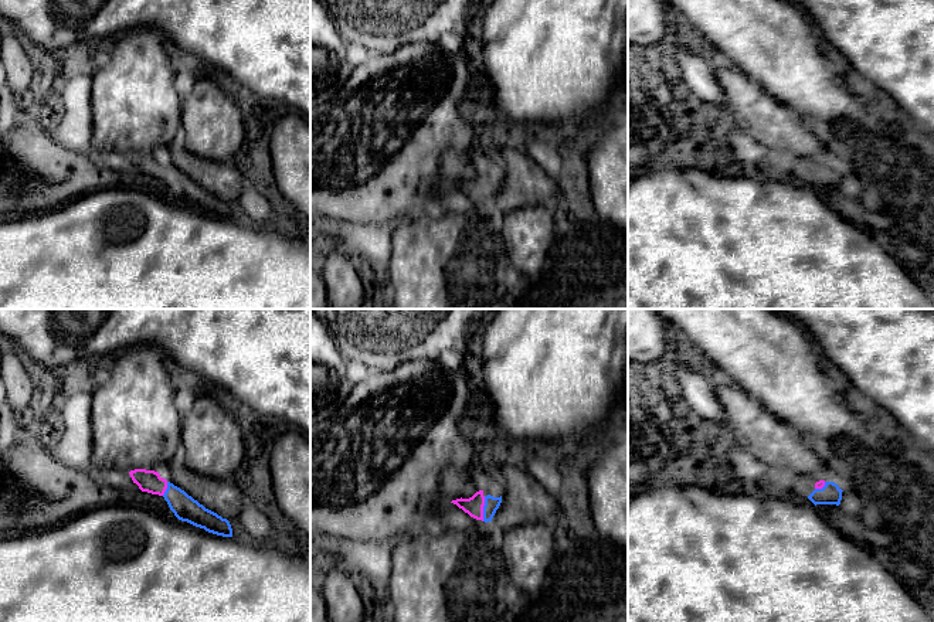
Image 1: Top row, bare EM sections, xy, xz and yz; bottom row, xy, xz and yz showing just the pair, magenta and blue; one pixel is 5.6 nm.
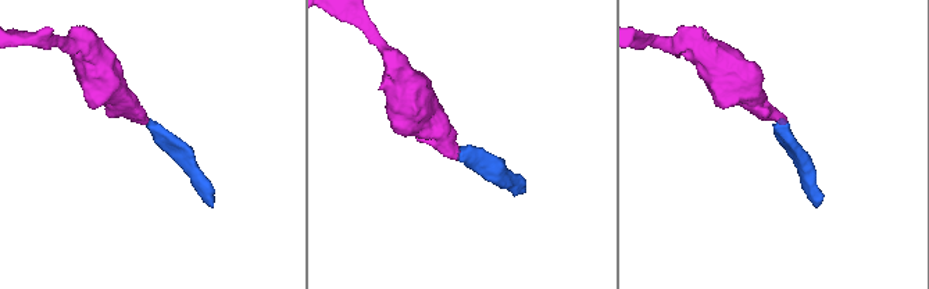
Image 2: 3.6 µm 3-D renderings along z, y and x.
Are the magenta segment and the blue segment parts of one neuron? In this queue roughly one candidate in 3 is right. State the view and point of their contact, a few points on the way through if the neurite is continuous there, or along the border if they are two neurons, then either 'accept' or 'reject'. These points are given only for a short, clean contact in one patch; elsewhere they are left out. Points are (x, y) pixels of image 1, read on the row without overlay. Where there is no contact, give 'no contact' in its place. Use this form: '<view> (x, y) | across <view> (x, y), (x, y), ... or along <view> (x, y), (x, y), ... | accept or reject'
xz (482, 191) | across xz (474, 189), (482, 191), (492, 186) | accept

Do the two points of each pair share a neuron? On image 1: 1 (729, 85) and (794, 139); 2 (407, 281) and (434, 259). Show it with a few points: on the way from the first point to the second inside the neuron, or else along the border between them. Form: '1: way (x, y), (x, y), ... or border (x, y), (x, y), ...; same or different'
1: way (744, 101), (778, 132); same
2: way (414, 274), (427, 264); same

